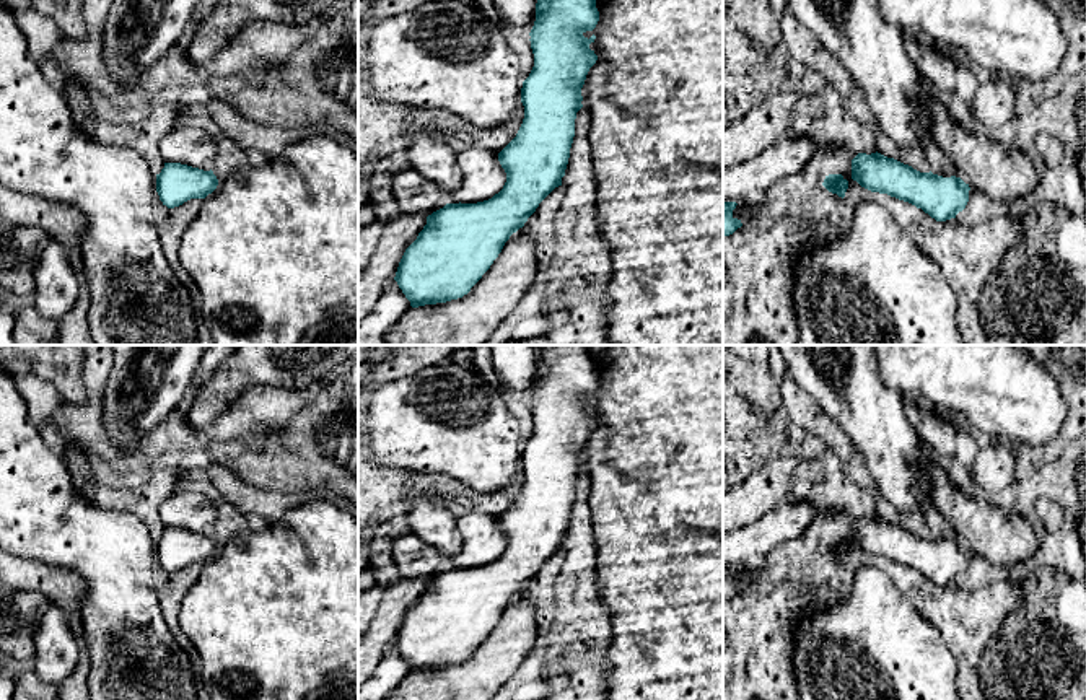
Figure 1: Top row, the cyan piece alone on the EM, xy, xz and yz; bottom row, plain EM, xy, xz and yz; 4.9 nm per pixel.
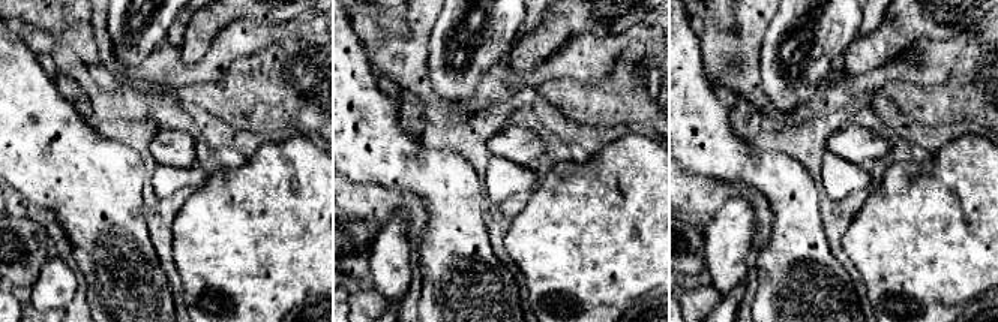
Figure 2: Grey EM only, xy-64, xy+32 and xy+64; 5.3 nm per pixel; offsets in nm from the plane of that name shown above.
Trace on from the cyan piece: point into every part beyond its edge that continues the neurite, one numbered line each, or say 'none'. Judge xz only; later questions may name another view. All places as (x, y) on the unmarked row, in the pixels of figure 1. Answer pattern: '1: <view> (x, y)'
none

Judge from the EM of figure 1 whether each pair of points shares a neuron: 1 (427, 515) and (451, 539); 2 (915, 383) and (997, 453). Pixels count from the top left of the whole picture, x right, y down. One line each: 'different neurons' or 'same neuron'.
1: same neuron
2: different neurons

